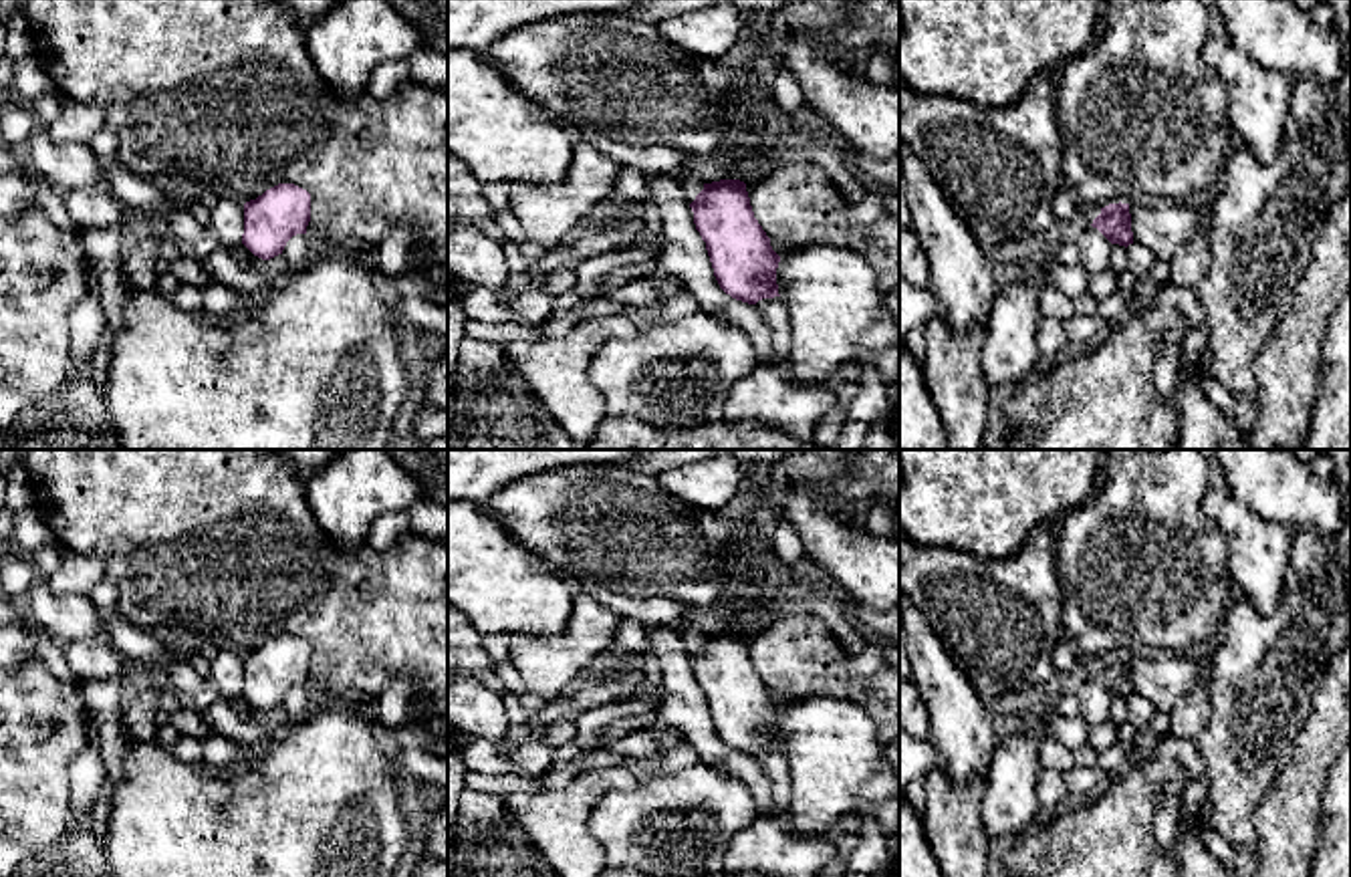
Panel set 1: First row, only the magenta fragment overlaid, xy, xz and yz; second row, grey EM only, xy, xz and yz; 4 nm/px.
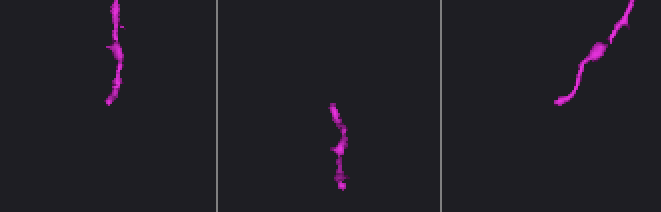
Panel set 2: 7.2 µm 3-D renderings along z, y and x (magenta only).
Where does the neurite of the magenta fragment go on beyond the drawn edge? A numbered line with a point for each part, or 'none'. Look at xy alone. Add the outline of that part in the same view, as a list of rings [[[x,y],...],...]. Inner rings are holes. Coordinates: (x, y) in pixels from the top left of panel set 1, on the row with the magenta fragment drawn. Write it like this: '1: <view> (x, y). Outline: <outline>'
none

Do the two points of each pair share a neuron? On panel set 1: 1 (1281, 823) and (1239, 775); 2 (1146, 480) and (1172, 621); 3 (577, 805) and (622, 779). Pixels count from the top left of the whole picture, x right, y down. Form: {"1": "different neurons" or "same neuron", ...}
{"1": "different neurons", "2": "same neuron", "3": "same neuron"}

